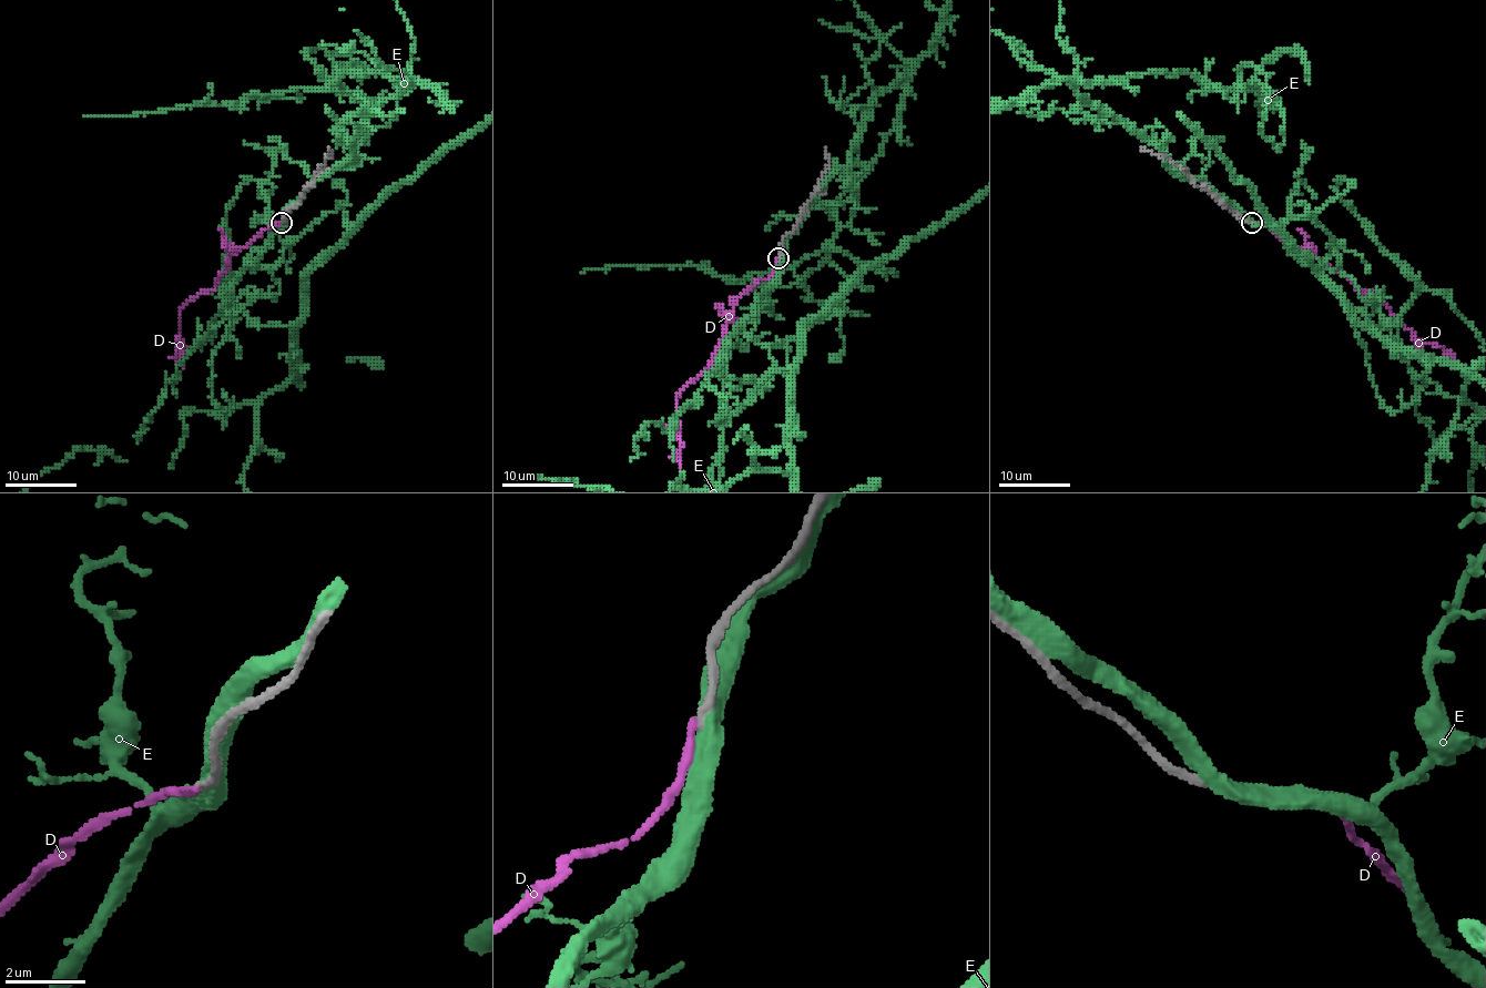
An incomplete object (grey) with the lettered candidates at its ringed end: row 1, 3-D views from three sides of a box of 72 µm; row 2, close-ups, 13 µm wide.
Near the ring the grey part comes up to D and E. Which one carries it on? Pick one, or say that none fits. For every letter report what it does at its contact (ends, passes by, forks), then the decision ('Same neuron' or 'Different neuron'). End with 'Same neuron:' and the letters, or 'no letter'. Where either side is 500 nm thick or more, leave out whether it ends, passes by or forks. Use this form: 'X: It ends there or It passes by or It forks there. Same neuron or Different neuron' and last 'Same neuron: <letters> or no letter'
D: It ends there. Different neuron
E: It passes by. Different neuron
Same neuron: no letter

